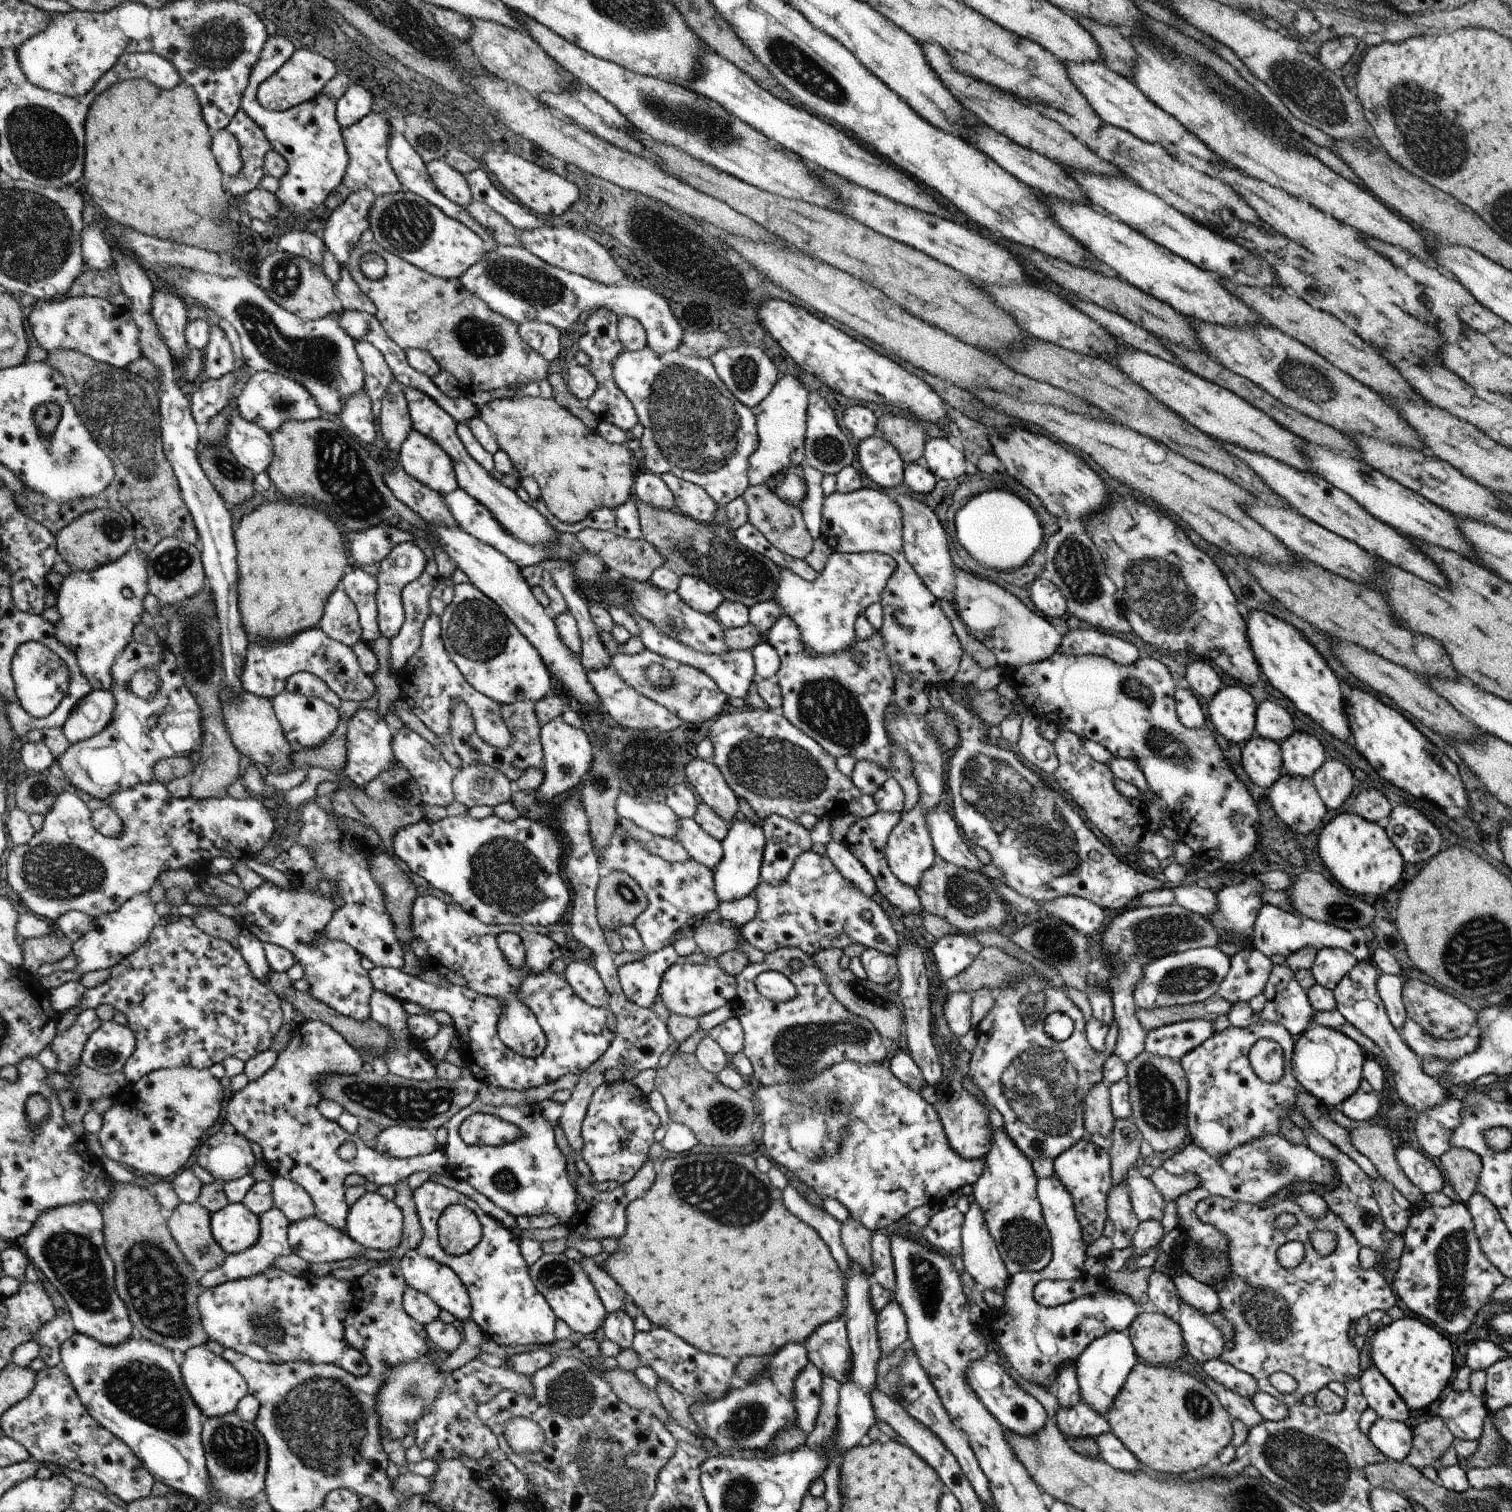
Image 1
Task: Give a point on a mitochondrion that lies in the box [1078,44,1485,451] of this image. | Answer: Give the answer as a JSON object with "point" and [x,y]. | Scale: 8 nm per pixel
{"point":[1427,126]}

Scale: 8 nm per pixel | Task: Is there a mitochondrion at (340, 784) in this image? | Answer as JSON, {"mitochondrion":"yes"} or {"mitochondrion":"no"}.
{"mitochondrion":"no"}

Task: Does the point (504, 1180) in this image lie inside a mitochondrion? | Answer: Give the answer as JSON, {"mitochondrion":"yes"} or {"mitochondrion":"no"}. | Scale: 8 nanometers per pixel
{"mitochondrion":"yes"}

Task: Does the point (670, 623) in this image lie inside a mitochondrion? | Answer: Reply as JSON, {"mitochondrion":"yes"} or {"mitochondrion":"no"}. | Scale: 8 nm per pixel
{"mitochondrion":"yes"}

